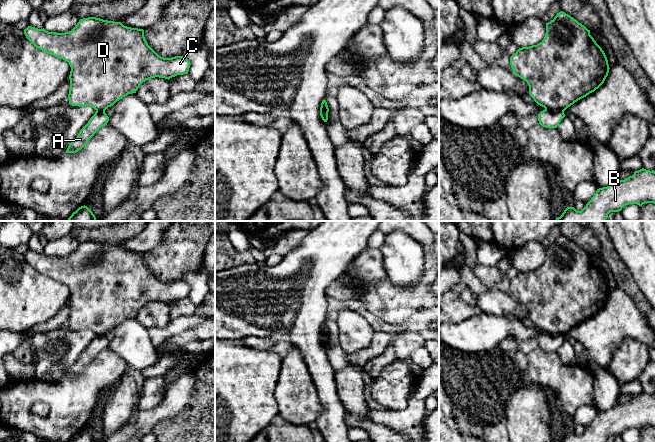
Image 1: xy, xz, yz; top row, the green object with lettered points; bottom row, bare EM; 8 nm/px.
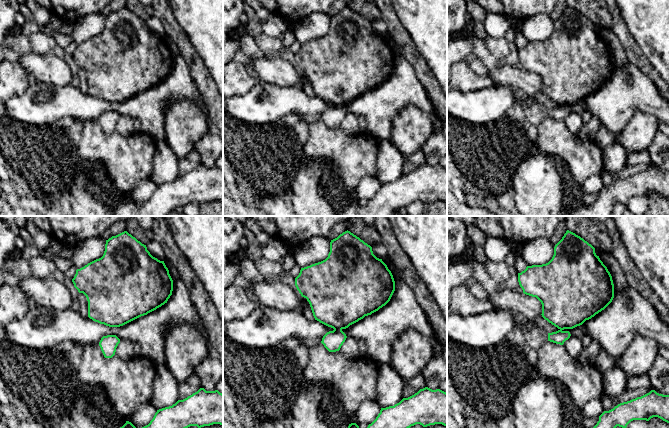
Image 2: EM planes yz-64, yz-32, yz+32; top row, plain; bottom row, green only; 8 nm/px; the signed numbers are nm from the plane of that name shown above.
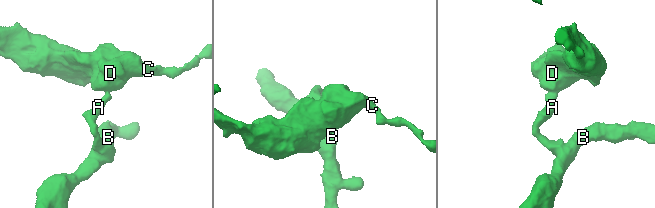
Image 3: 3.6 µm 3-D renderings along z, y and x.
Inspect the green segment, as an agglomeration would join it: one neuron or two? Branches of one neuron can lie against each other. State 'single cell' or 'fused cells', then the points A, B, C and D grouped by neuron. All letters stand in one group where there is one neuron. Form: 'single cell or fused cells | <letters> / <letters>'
fused cells | A B / C D

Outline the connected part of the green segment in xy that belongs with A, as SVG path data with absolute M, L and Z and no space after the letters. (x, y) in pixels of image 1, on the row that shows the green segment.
M96 111L88 123L80 130L77 137L69 143L65 153L76 153L81 150L101 127L107 125L108 121L109 117L105 111Z

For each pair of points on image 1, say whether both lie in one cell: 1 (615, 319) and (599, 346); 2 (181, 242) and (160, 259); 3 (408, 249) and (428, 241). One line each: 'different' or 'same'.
1: same
2: same
3: different

